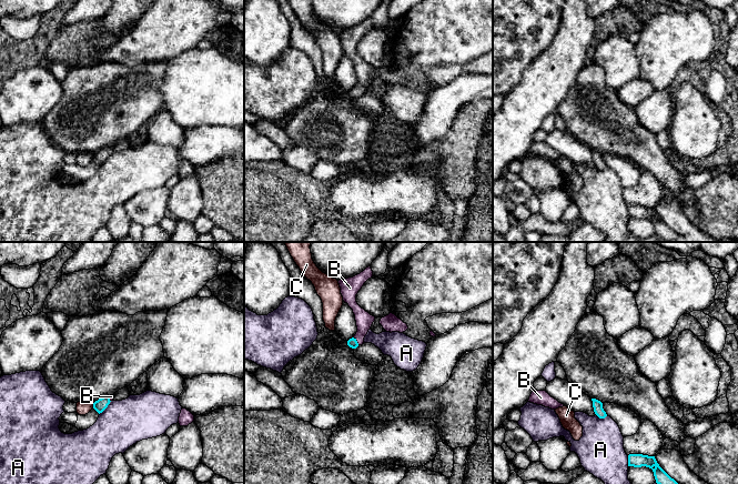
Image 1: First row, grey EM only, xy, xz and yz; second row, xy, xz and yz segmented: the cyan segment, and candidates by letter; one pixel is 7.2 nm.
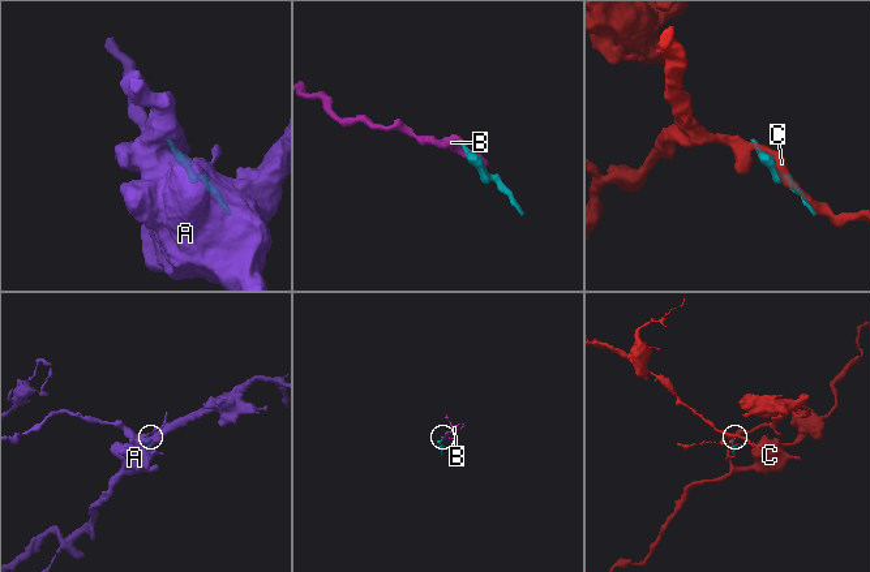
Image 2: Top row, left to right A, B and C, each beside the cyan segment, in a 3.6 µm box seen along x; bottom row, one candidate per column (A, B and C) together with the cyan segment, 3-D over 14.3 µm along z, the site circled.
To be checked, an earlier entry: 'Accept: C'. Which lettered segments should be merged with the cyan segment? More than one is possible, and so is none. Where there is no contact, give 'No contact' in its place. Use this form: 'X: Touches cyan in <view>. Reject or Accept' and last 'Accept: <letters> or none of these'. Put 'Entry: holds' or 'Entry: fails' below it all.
A: Touches cyan in xy. Reject
B: Touches cyan in xz. Accept
C: Touches cyan in xy. Reject
Accept: B
Entry: fails

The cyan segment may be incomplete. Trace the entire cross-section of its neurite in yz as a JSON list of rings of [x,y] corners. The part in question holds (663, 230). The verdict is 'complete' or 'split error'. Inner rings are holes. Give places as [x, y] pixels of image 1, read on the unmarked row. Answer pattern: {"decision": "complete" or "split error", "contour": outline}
{"decision": "complete", "contour": [[[629,205],[628,218],[641,219],[646,218],[653,221],[656,234],[664,240],[671,242],[680,242],[678,234],[671,230],[657,214],[655,208],[643,205]]]}

